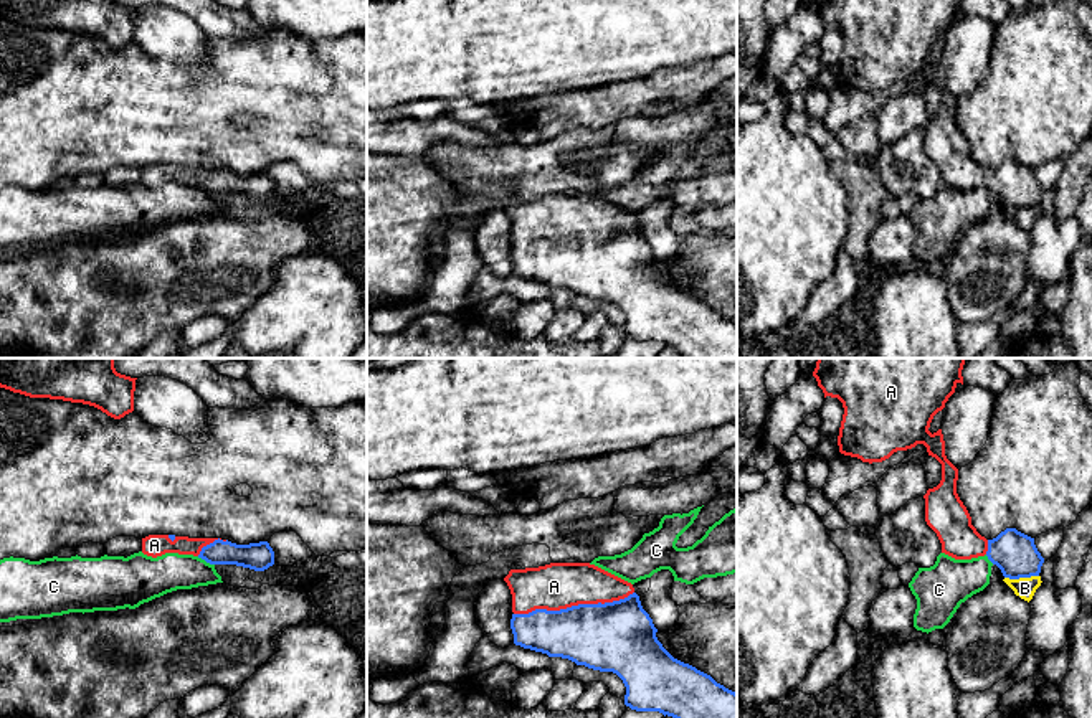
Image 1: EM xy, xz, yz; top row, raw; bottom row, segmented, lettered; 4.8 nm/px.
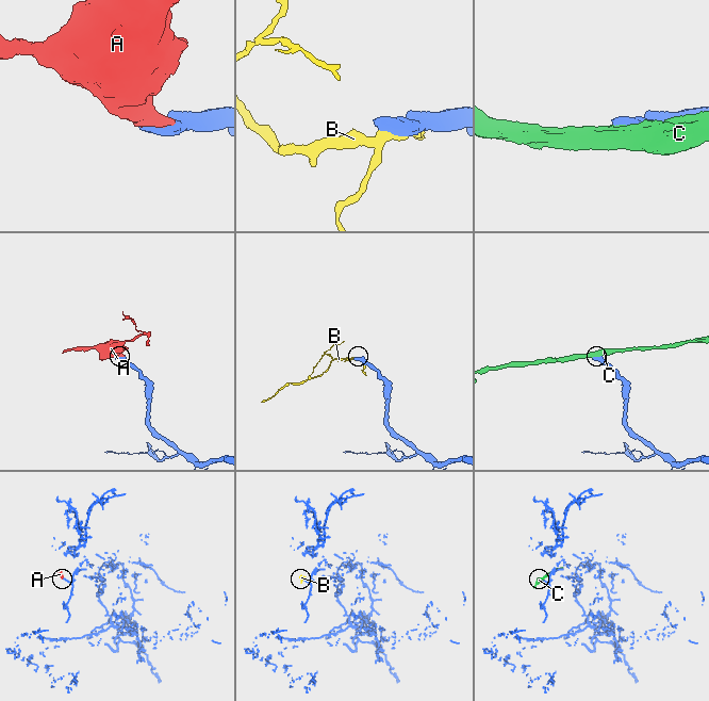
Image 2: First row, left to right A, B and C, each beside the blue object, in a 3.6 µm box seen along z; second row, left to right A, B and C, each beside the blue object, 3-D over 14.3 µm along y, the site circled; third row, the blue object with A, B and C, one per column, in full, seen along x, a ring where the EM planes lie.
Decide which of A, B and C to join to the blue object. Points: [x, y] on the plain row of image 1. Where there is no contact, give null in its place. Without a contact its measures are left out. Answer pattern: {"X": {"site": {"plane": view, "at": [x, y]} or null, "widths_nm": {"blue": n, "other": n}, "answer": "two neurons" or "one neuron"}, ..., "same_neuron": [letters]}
{"A": {"site": {"plane": "xz", "at": [574, 236]}, "widths_nm": {"blue": 340, "other": 220}, "answer": "one neuron"}, "B": {"site": {"plane": "yz", "at": [1021, 207]}, "widths_nm": {"blue": 220, "other": 100}, "answer": "two neurons"}, "C": {"site": {"plane": "xy", "at": [205, 190]}, "widths_nm": {"blue": 130, "other": 190}, "answer": "two neurons"}, "same_neuron": ["A"]}

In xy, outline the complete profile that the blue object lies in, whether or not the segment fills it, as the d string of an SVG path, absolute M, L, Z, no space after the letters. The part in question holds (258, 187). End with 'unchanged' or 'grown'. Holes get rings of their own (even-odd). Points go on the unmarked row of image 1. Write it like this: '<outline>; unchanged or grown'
M149 165L142 168L142 183L152 188L165 183L193 185L210 195L236 195L254 201L274 195L274 182L268 172L236 175L221 168Z; grown

